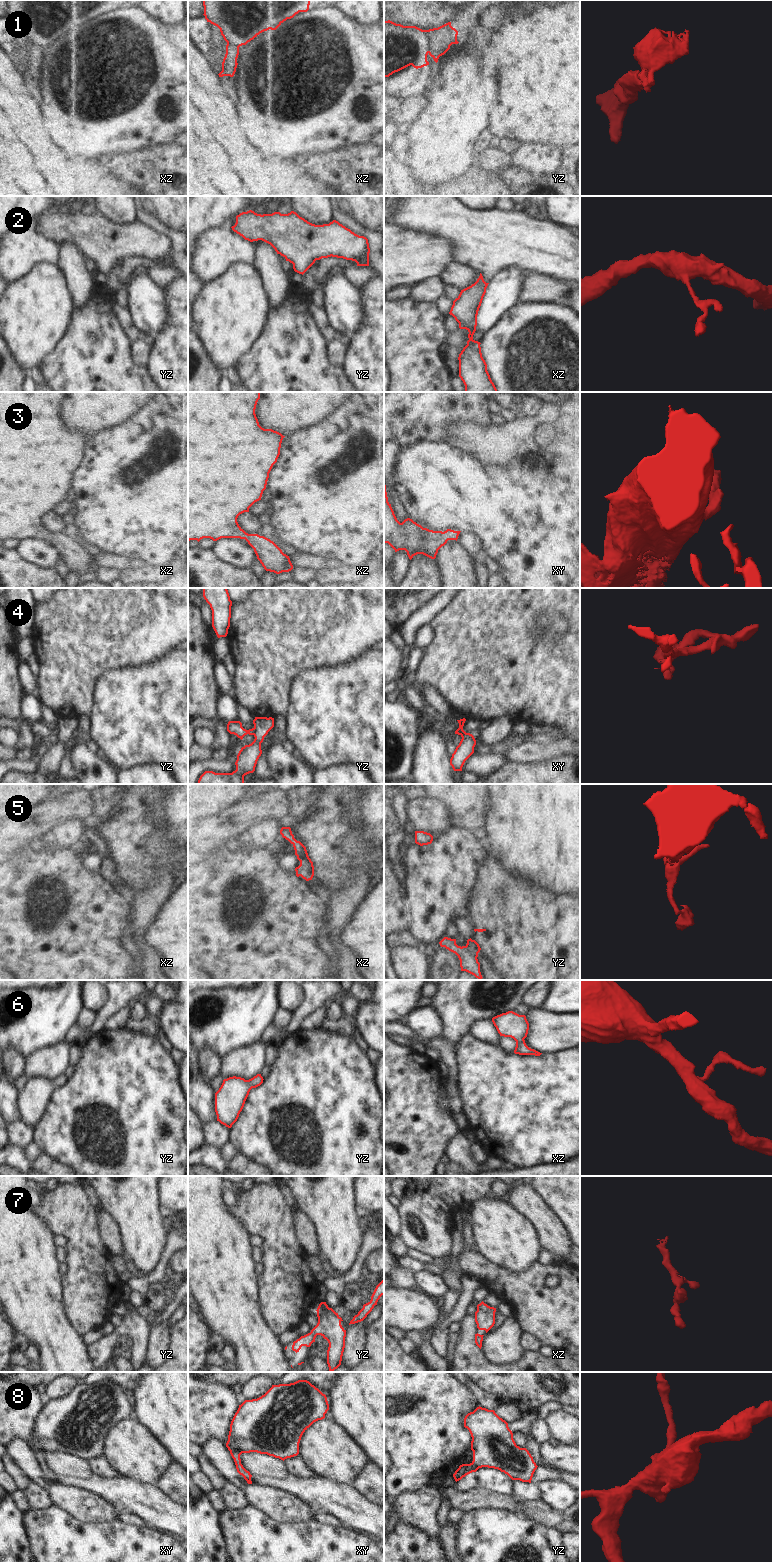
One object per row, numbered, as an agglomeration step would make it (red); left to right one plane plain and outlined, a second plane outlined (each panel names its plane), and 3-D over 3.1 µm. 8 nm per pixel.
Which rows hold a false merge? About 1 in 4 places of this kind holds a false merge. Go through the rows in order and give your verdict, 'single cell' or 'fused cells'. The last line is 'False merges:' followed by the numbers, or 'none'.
1: fused cells
2: single cell
3: single cell
4: fused cells
5: single cell
6: single cell
7: single cell
8: single cell
False merges: 1, 4

